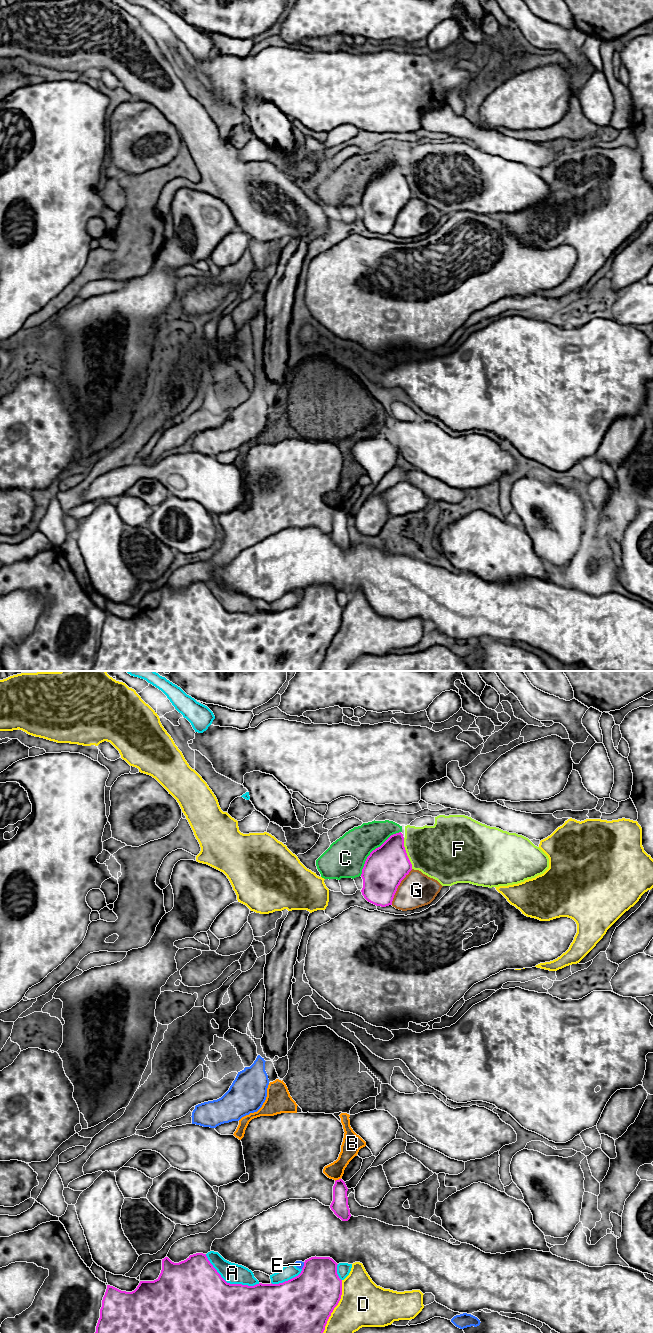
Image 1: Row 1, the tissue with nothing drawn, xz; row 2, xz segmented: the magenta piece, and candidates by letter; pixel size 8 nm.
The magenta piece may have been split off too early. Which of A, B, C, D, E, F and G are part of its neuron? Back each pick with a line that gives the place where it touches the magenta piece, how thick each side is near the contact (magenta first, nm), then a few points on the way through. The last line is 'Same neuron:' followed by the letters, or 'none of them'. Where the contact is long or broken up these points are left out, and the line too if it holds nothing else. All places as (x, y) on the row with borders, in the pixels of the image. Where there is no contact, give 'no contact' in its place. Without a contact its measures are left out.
Same neuron: none of them

